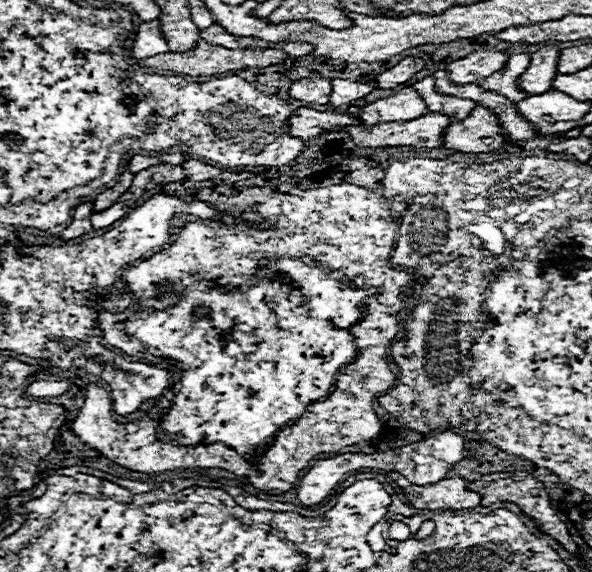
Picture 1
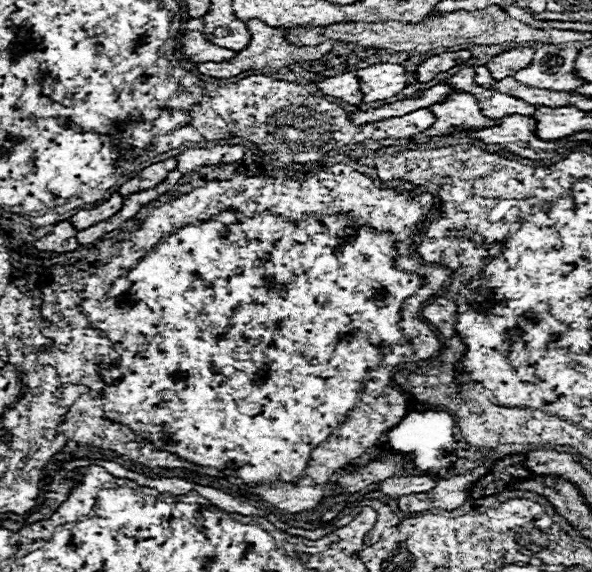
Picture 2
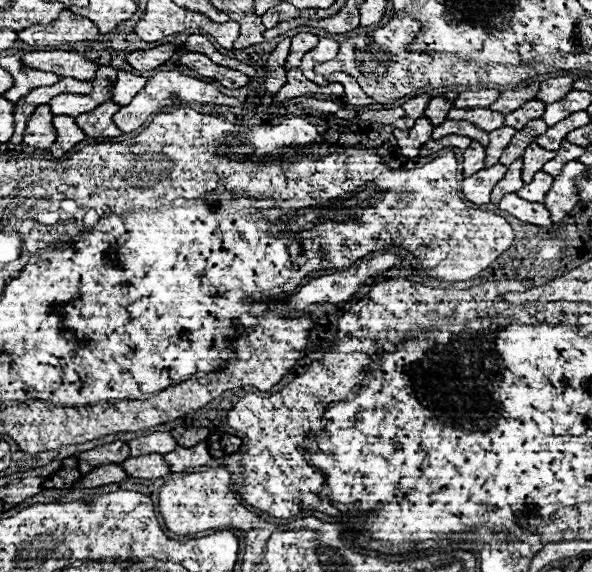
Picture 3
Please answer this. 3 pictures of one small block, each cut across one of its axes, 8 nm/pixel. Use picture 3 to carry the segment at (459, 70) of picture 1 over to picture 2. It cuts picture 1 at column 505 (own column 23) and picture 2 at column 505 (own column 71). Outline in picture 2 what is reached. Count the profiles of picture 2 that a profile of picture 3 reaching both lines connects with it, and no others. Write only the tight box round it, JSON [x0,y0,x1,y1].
[486,48,534,80]

